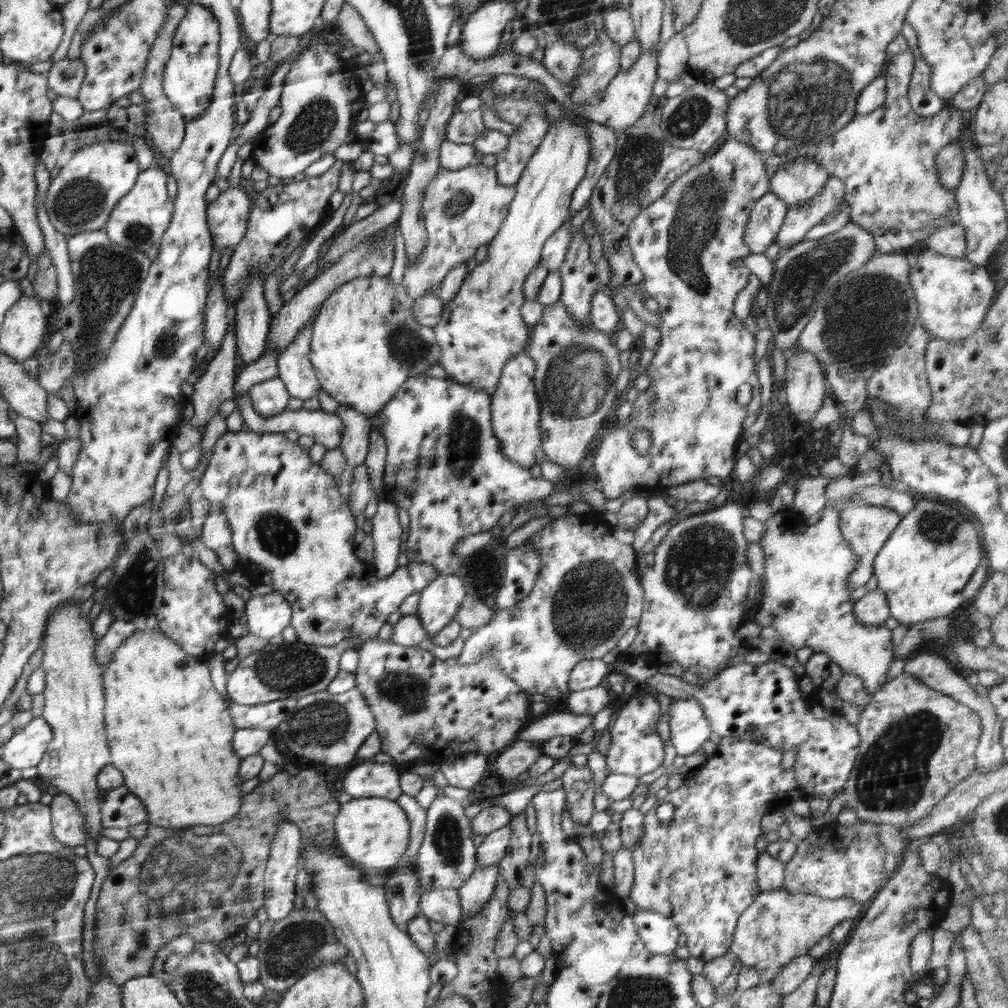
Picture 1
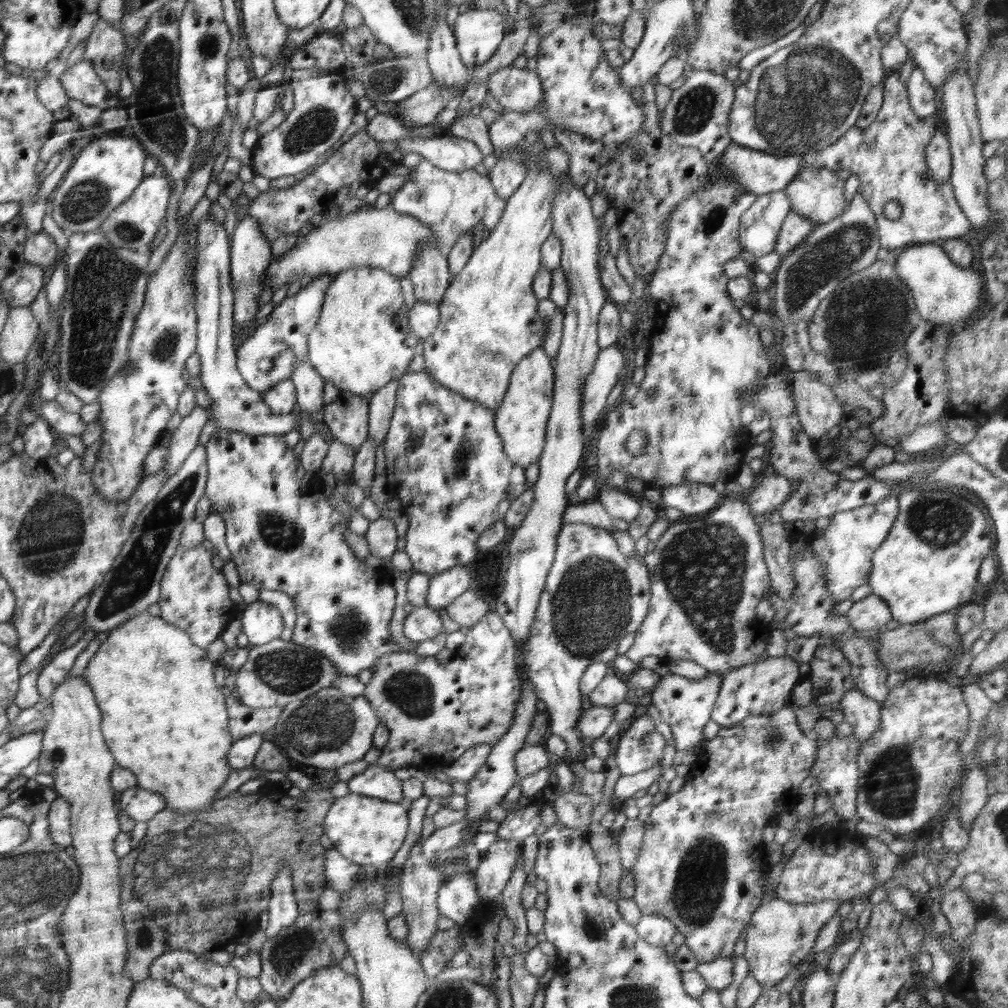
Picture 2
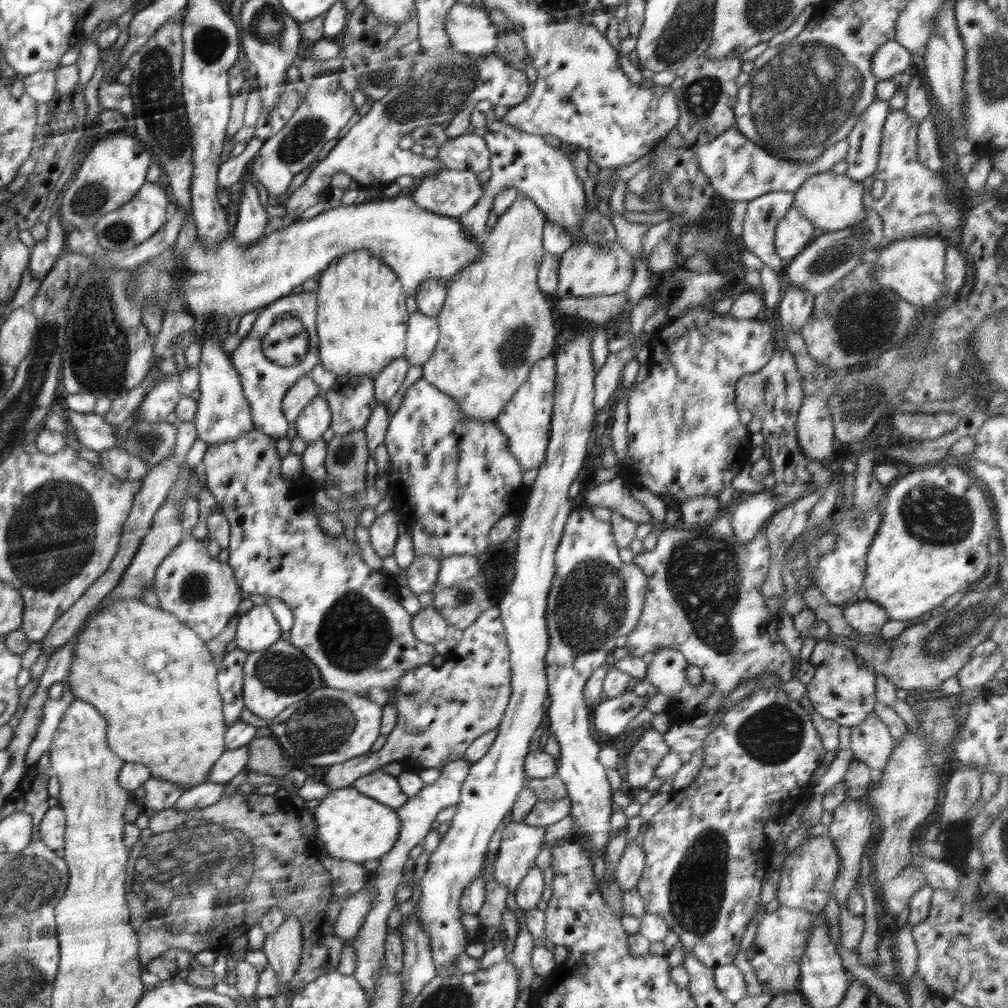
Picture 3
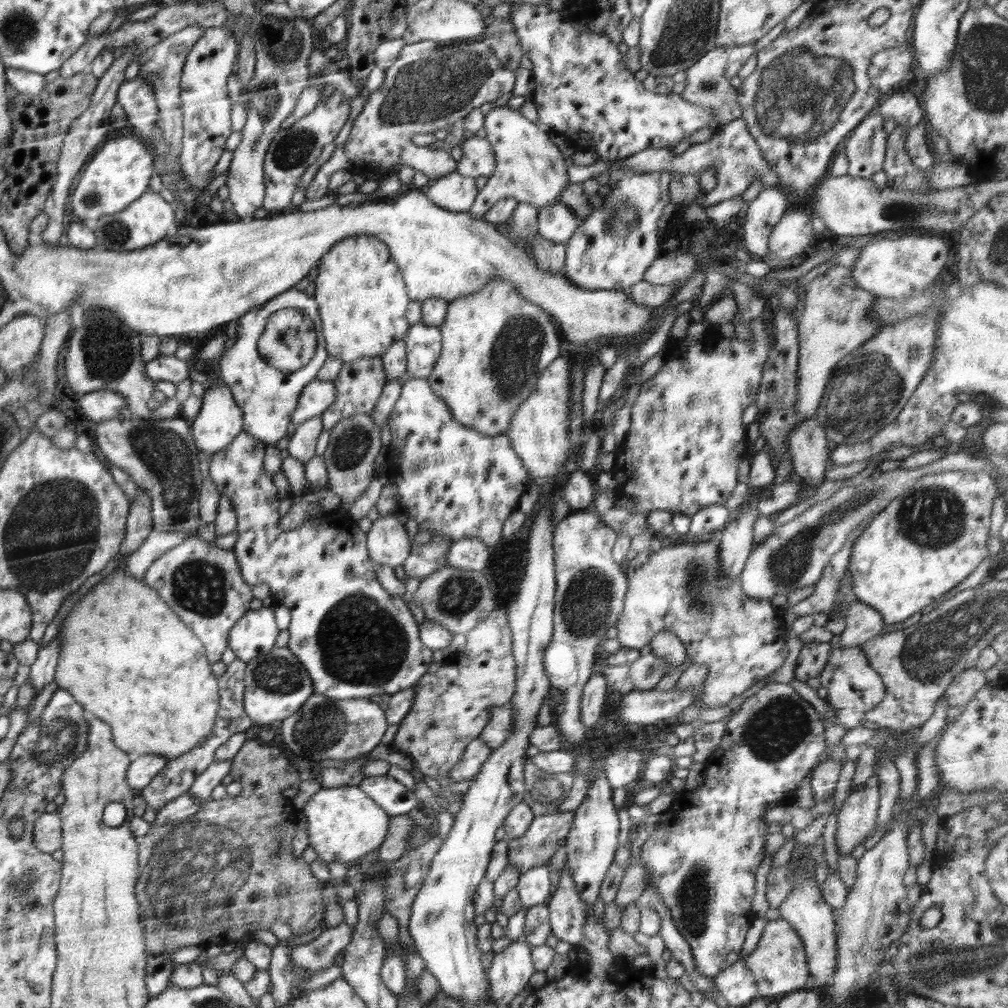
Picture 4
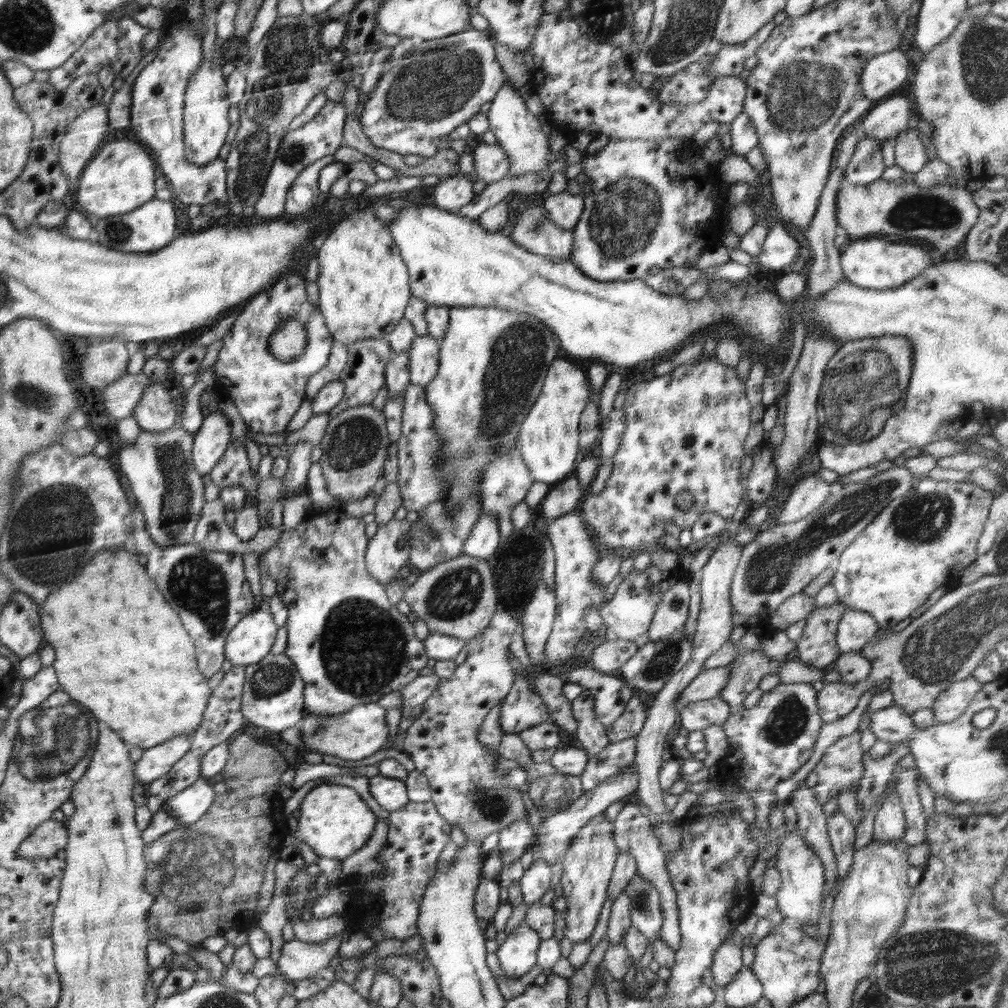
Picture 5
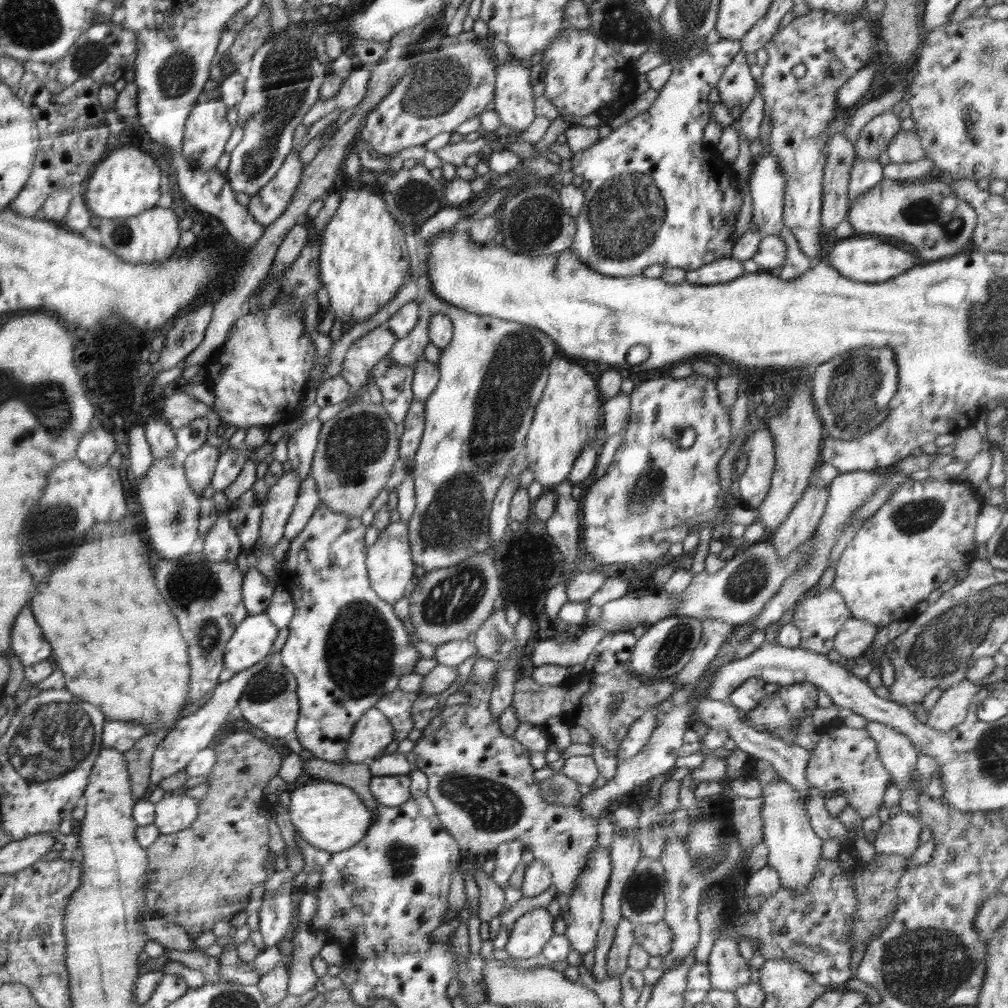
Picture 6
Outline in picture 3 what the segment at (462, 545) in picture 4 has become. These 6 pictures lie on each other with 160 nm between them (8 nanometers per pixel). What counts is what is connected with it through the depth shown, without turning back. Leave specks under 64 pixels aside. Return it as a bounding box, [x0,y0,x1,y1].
[436,555,479,588]

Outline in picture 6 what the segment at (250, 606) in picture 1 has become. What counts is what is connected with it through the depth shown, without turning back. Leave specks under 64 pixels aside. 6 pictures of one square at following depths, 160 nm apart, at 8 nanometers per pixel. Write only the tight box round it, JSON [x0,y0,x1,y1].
[223,613,278,673]

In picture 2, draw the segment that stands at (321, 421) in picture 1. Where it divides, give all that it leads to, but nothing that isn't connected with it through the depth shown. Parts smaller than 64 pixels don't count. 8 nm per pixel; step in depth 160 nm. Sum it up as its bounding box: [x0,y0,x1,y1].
[195,219,306,435]

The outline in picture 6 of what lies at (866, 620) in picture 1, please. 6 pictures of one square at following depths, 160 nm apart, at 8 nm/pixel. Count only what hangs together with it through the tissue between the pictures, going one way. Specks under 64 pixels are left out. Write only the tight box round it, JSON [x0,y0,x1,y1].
[833,617,878,660]

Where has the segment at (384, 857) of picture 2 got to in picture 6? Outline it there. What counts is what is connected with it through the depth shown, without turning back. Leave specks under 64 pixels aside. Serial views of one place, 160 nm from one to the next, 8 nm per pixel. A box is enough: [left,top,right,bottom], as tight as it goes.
[290,779,370,852]

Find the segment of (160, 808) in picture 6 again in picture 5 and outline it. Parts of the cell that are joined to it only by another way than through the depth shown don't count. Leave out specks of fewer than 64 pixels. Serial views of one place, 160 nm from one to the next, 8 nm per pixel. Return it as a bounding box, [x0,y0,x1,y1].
[162,776,216,826]

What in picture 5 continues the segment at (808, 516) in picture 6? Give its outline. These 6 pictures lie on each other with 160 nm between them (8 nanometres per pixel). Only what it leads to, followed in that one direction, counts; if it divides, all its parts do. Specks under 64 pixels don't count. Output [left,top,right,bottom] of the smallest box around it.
[778,472,831,525]

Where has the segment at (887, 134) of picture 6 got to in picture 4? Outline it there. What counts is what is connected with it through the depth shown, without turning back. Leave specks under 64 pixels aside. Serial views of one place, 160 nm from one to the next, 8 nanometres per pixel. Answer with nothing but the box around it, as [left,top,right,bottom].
[878,89,924,129]

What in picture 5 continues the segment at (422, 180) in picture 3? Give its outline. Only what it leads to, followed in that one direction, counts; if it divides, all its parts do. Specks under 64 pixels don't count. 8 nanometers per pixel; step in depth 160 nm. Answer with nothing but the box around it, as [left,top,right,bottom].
[434,175,474,212]

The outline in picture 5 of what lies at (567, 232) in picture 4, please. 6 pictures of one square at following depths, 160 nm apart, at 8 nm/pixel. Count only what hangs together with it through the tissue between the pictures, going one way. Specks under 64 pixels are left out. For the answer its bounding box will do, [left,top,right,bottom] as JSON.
[544,192,583,230]

